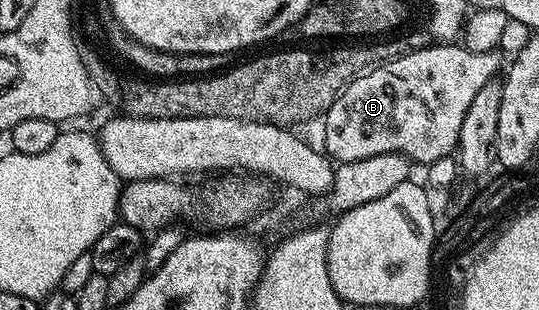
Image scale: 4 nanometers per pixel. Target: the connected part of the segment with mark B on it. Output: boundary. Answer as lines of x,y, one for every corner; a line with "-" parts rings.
432,44
377,68
369,76
353,80
322,119
322,145
326,153
339,164
382,153
403,154
415,164
430,164
448,157
459,145
461,124
465,112
469,112
469,104
473,104
473,96
498,75
495,74
499,70
497,55
489,51
471,52
462,44

